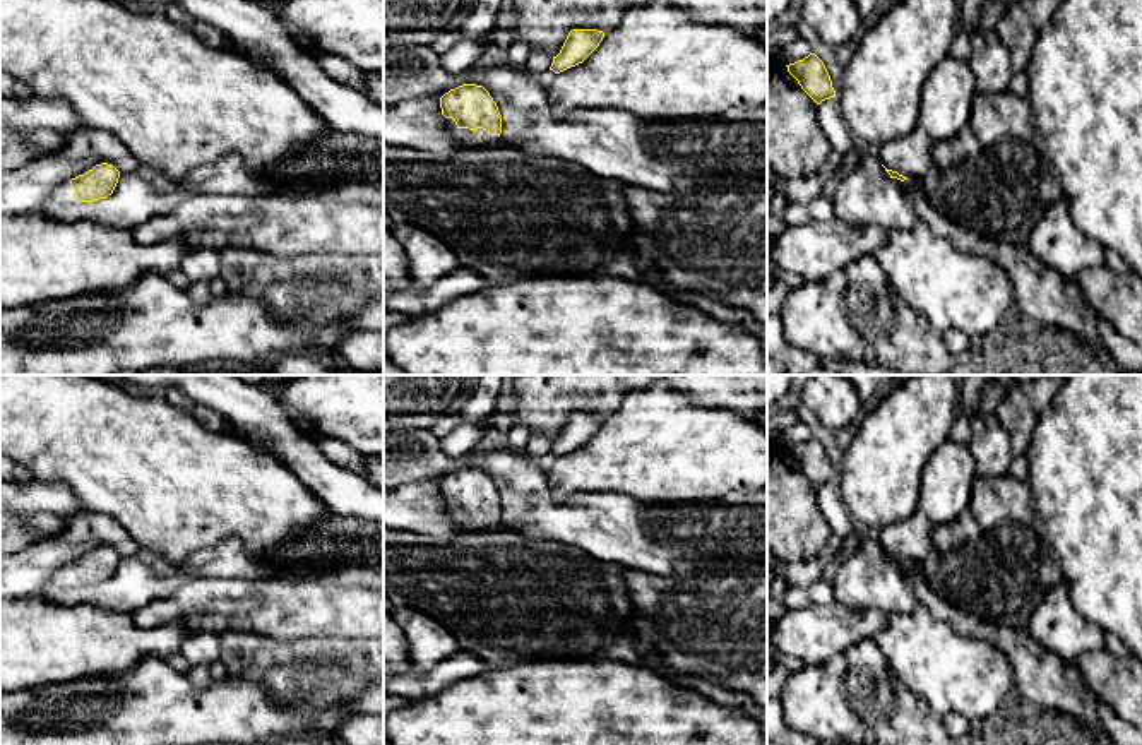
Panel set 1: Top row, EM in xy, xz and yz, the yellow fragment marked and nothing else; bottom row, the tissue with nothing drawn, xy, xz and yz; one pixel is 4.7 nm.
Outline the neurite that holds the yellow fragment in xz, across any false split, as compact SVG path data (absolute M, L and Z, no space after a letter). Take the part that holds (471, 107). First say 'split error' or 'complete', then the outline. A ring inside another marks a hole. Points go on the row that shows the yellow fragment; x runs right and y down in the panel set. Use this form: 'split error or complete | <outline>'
split error | M462 84L440 98L442 115L457 142L467 147L495 147L500 142L502 115L483 86Z

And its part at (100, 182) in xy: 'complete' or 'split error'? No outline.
split error

